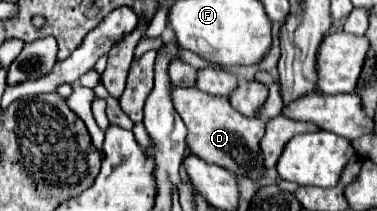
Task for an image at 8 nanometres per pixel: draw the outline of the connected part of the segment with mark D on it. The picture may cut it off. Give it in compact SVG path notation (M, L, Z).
M172 87L170 97L178 115L186 123L186 129L188 129L186 145L194 155L204 159L206 163L216 163L220 167L226 167L232 173L250 175L250 177L258 177L264 173L262 153L258 147L264 131L262 119L246 117L238 113L228 103L226 97L206 95L196 87Z

